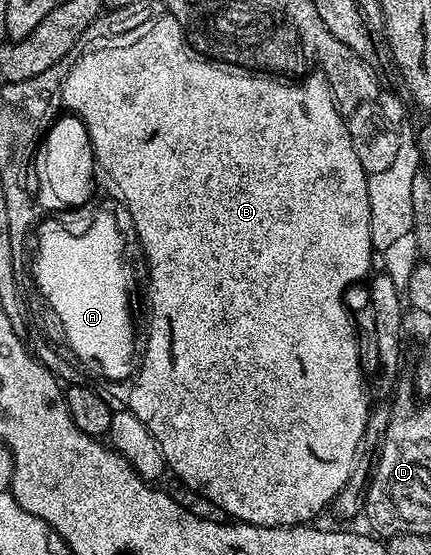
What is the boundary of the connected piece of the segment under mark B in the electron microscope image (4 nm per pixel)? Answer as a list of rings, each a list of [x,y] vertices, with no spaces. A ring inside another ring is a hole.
[[[173,16],[170,20],[161,20],[161,24],[157,24],[157,28],[153,28],[153,32],[145,36],[145,40],[137,40],[133,48],[113,48],[113,52],[97,52],[97,56],[89,56],[89,60],[85,60],[81,55],[76,59],[81,64],[81,68],[77,68],[77,72],[67,74],[69,84],[61,84],[60,103],[65,103],[69,107],[66,109],[85,123],[87,134],[93,135],[93,144],[97,144],[93,155],[96,167],[107,170],[107,174],[111,174],[111,182],[121,184],[121,192],[129,196],[129,208],[133,208],[133,216],[137,216],[137,228],[141,228],[141,240],[145,240],[145,248],[149,248],[149,260],[153,260],[153,340],[149,340],[149,360],[145,360],[145,372],[141,372],[141,384],[137,384],[137,392],[129,392],[133,396],[133,404],[128,411],[133,412],[135,418],[143,422],[143,426],[147,426],[147,430],[153,435],[163,454],[168,471],[174,472],[181,479],[178,481],[184,487],[190,488],[192,492],[198,492],[200,496],[219,506],[219,510],[223,510],[226,517],[242,524],[254,524],[260,528],[292,528],[294,524],[309,524],[316,521],[313,519],[324,508],[326,510],[332,505],[352,473],[371,409],[371,401],[369,402],[371,392],[367,387],[366,373],[363,371],[363,352],[361,356],[360,350],[357,349],[357,332],[353,329],[353,320],[345,309],[344,300],[349,284],[355,283],[360,276],[370,275],[369,263],[375,257],[371,240],[368,175],[363,170],[363,166],[359,166],[359,154],[355,154],[355,146],[351,146],[349,126],[341,109],[337,107],[333,91],[329,89],[328,82],[320,74],[309,74],[296,82],[290,82],[273,74],[262,74],[257,70],[240,68],[234,64],[223,64],[209,59],[208,56],[202,56],[185,39],[184,28]]]

